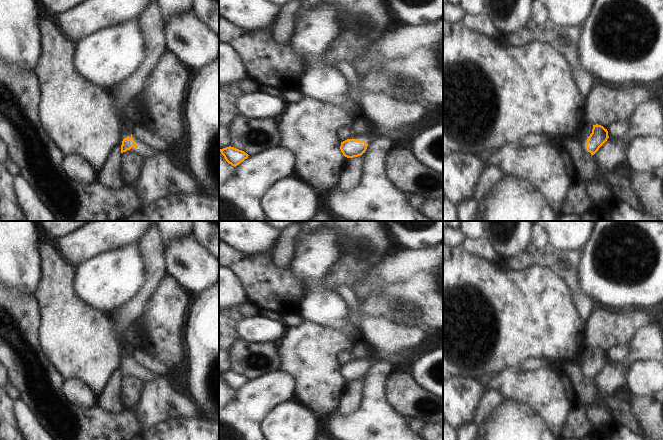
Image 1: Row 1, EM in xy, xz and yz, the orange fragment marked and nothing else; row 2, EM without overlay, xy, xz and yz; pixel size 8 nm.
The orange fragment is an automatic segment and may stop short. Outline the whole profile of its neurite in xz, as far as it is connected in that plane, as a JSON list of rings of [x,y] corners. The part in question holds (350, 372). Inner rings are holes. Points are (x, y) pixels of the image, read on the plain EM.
[[[366,360],[361,361],[359,364],[347,363],[341,366],[340,374],[347,382],[353,382],[361,380],[365,377],[369,364]]]

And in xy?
[[[132,358],[131,361],[128,362],[124,362],[122,365],[122,369],[121,369],[121,377],[126,376],[127,374],[130,374],[132,371],[135,372],[136,377],[138,377],[139,379],[141,379],[144,383],[147,383],[149,381],[154,381],[156,379],[160,379],[162,376],[157,376],[156,374],[142,369],[142,368],[137,368],[133,362],[132,362]]]

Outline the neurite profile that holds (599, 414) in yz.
[[[595,402],[586,405],[585,408],[587,417],[594,427],[605,429],[613,423],[612,412],[604,403]]]

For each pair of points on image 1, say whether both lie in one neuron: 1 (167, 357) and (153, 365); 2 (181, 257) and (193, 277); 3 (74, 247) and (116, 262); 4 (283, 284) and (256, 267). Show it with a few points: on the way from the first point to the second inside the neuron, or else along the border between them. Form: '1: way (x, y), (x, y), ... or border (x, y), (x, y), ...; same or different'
1: border (140, 348), (156, 357), (168, 369); different
2: way (186, 262), (193, 269), (193, 272); same
3: border (118, 248), (102, 251), (75, 266); different
4: way (276, 284), (263, 274); same

